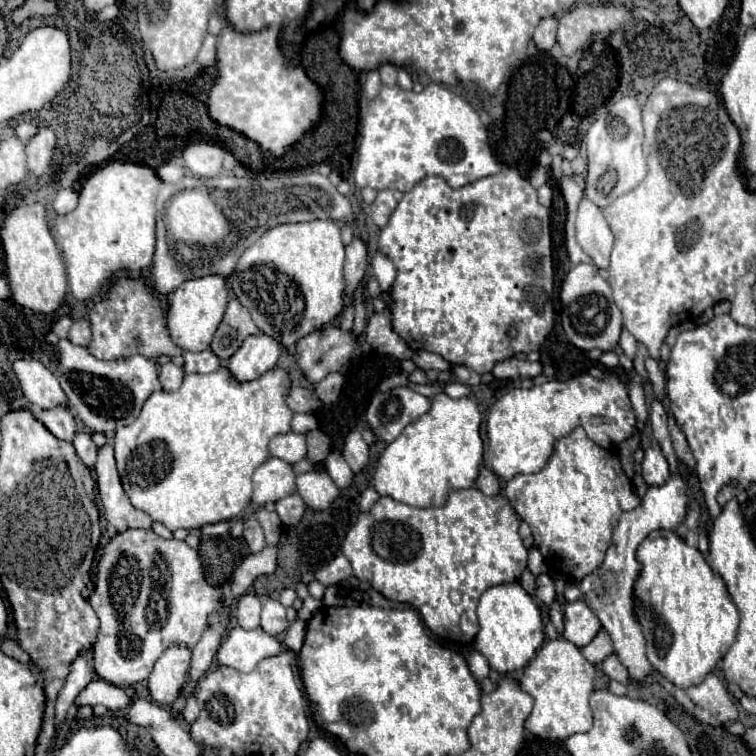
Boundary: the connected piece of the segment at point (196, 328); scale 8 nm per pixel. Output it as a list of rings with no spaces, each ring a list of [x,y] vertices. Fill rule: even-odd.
[[[205,275],[197,279],[183,281],[171,295],[169,295],[169,333],[177,347],[183,351],[205,351],[209,349],[209,343],[217,331],[217,325],[223,319],[227,301],[229,301],[229,289],[223,275]]]

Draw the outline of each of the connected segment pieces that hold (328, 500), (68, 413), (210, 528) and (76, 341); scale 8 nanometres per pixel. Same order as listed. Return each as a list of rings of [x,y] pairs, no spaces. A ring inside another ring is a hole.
[[[313,469],[297,477],[297,493],[313,511],[325,511],[337,499],[339,487],[333,483],[327,471]]]
[[[57,407],[57,409],[47,409],[47,411],[33,409],[33,415],[57,439],[61,439],[61,441],[73,441],[75,429],[77,429],[77,419],[75,419],[75,411],[71,407]]]
[[[215,523],[215,525],[205,525],[201,529],[201,535],[207,535],[207,537],[219,537],[219,535],[225,535],[229,529],[227,523]]]
[[[79,319],[73,323],[73,327],[69,331],[69,341],[73,341],[73,345],[83,345],[83,347],[87,347],[91,343],[91,329],[89,329],[87,319]]]

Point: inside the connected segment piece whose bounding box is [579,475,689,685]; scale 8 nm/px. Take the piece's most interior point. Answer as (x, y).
(608, 591)

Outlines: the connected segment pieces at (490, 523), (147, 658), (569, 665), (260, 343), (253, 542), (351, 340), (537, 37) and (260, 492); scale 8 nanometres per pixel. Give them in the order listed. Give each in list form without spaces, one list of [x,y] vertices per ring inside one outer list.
[[[475,487],[451,491],[445,507],[429,509],[417,509],[391,497],[381,497],[369,513],[359,515],[341,549],[357,579],[371,583],[375,591],[391,601],[409,603],[419,611],[431,633],[447,635],[459,644],[471,643],[479,631],[475,609],[481,593],[489,589],[489,585],[497,585],[497,581],[517,581],[527,567],[527,549],[519,537],[519,517],[509,505],[509,499],[503,495],[483,495]]]
[[[127,529],[125,533],[117,535],[115,543],[117,549],[111,549],[109,541],[101,551],[95,575],[95,591],[89,597],[89,603],[101,621],[99,637],[93,647],[93,661],[101,679],[117,687],[129,687],[145,681],[151,675],[155,661],[165,649],[169,649],[169,645],[197,645],[201,633],[205,631],[209,613],[213,609],[221,609],[221,589],[211,587],[205,581],[197,549],[191,549],[185,541],[163,539],[153,529]]]
[[[563,637],[555,641],[545,641],[531,659],[519,679],[519,689],[525,689],[533,697],[533,709],[525,721],[531,735],[563,741],[573,733],[585,733],[593,727],[593,713],[589,707],[589,695],[593,693],[595,667],[581,655],[581,649]]]
[[[265,333],[251,335],[243,341],[237,353],[227,361],[229,369],[233,369],[233,377],[239,381],[253,381],[261,373],[275,367],[281,355],[281,343]]]
[[[255,517],[245,519],[245,541],[251,549],[251,553],[259,553],[265,547],[265,537],[263,537],[263,527]]]
[[[325,325],[297,341],[295,357],[305,377],[319,383],[325,375],[339,371],[357,347],[355,331],[345,331],[339,325]]]
[[[547,17],[543,19],[533,35],[533,41],[537,45],[539,51],[551,51],[551,47],[555,45],[555,33],[557,33],[557,19],[555,17]]]
[[[271,457],[253,473],[253,503],[267,505],[295,493],[293,465]]]

